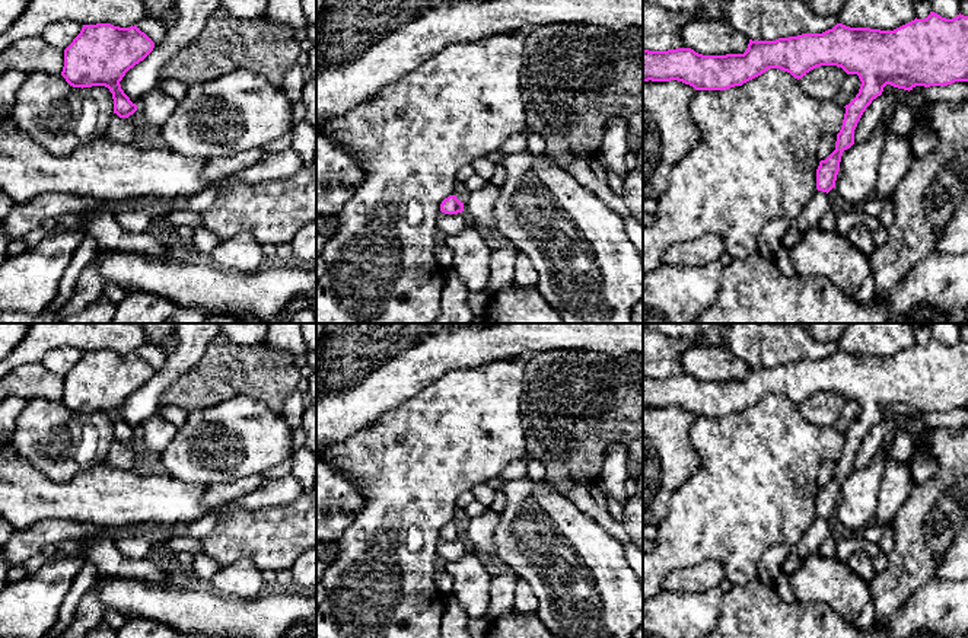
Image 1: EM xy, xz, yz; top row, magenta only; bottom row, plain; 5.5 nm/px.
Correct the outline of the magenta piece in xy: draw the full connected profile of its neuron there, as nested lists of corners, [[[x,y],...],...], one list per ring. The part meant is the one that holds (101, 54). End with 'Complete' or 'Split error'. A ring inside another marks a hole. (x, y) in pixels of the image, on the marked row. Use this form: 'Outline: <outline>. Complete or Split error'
Outline: [[[83,25],[80,34],[64,50],[61,76],[73,87],[108,87],[114,99],[114,114],[128,118],[137,111],[137,105],[124,93],[120,82],[153,48],[155,42],[136,25]]]. Complete

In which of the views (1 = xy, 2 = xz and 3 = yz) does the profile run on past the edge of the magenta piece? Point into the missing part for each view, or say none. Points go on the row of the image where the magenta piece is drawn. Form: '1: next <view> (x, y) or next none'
1: next none
2: next none
3: next none

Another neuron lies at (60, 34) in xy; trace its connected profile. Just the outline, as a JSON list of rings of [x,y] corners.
[[[57,20],[44,29],[41,36],[52,47],[64,51],[80,34],[82,28],[83,25],[74,20]]]

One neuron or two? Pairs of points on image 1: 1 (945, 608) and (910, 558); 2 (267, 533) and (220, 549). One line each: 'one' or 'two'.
1: two
2: one

